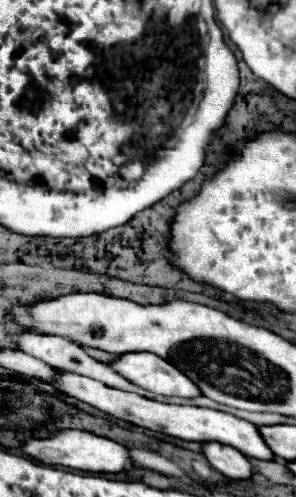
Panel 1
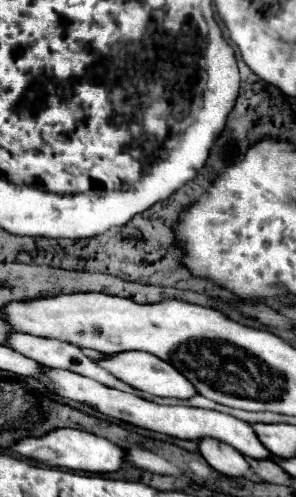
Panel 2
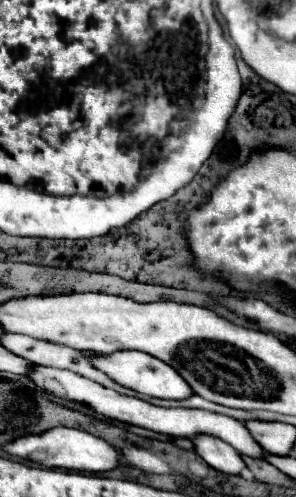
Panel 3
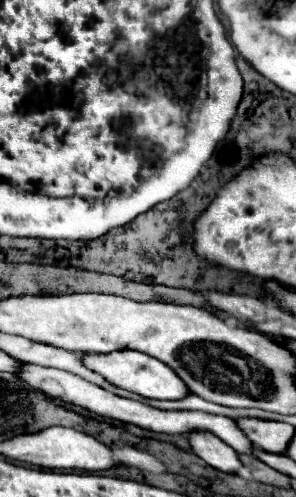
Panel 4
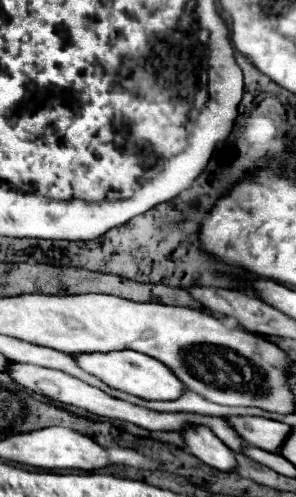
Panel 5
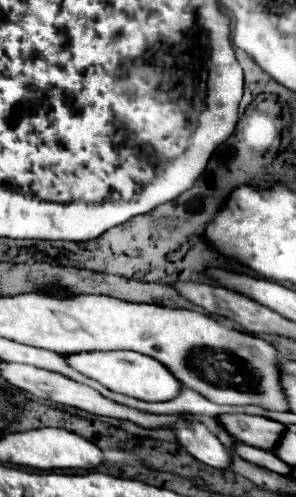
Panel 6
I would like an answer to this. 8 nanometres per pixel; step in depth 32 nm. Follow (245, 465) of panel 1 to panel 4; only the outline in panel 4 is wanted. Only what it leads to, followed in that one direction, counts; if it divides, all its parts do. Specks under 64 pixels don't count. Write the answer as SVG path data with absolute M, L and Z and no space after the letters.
M204 430L190 432L188 442L190 442L190 452L194 452L208 466L220 472L238 472L242 466L238 454L220 438L216 438L212 432L204 432Z

